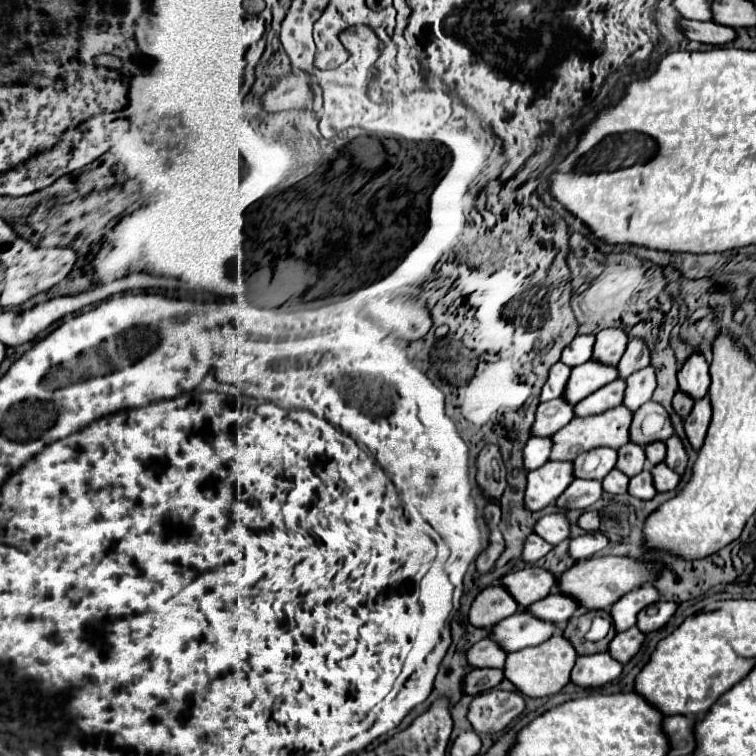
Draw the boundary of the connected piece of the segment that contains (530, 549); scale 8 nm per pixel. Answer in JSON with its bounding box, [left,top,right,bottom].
[522,533,552,563]

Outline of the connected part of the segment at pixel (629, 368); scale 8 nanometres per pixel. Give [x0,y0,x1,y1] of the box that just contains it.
[616,339,650,379]

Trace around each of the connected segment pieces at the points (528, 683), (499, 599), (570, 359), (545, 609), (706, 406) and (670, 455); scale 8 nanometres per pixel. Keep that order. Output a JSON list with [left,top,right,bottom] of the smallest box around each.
[[504,637,576,697],[468,585,520,629],[560,335,594,367],[522,593,578,623],[684,397,712,449],[664,435,688,475]]

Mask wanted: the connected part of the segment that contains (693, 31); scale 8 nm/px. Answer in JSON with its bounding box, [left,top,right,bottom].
[690,21,736,45]

